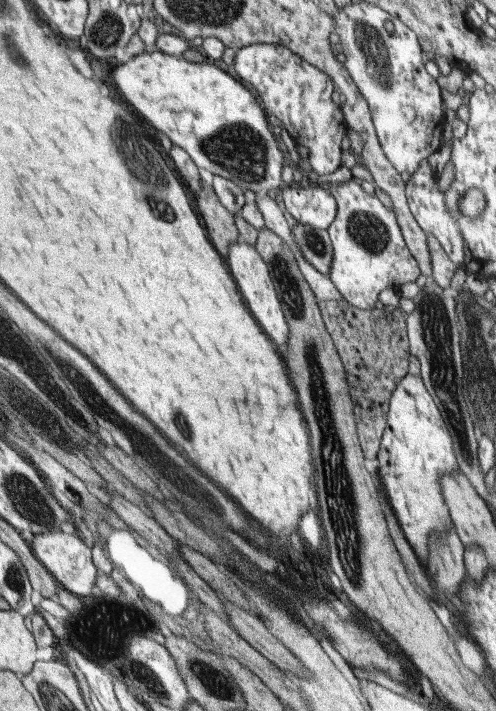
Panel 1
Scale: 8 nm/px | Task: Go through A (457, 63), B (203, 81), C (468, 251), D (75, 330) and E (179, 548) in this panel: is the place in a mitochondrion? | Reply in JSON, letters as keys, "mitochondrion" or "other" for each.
{"A":"other","B":"other","C":"other","D":"other","E":"other"}

